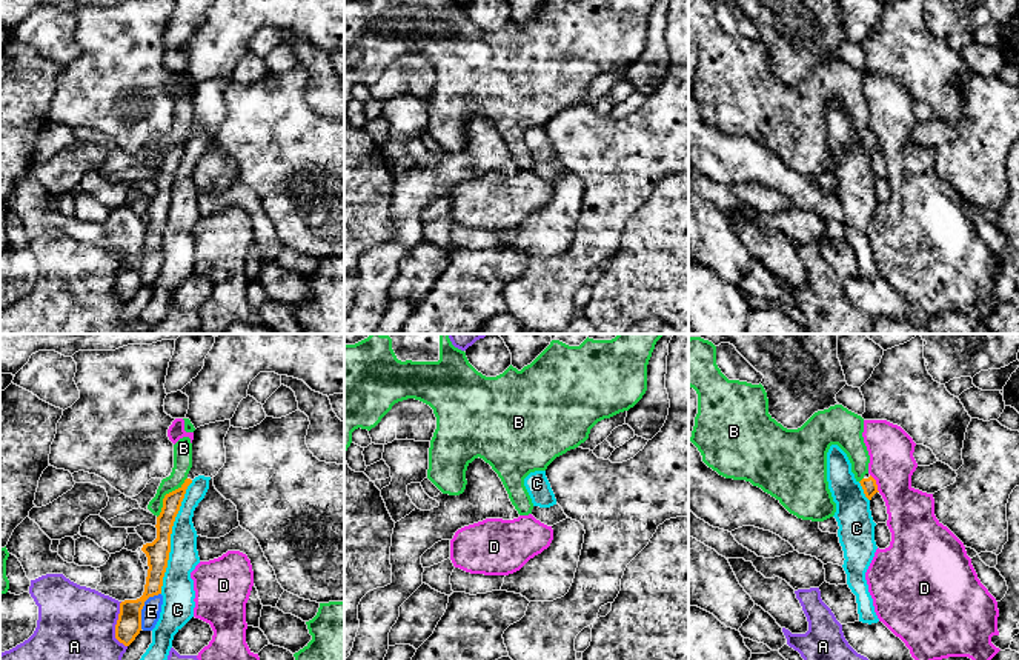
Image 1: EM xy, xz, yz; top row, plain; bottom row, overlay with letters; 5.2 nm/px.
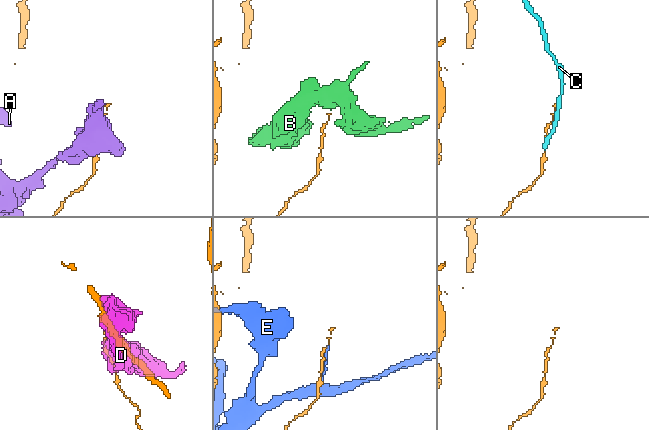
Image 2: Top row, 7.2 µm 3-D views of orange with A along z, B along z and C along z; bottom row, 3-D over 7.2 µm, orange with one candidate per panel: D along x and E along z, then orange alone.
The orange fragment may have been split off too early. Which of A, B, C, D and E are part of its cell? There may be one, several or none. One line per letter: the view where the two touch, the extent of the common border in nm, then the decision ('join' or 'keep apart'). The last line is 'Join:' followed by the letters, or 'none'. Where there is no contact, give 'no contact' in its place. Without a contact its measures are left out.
A: xy | 240 nm | keep apart
B: xy | 260 nm | keep apart
C: xy | 600 nm | keep apart
D: yz | 110 nm | keep apart
E: xy | 220 nm | keep apart
Join: none

